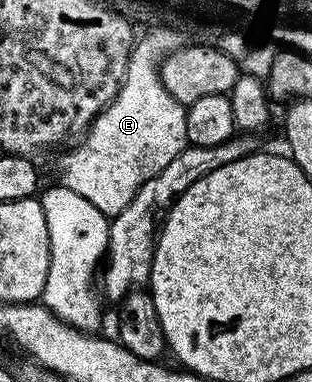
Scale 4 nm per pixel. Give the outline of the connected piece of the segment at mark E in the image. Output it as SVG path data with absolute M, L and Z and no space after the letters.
M131 55L127 77L120 83L115 99L91 121L85 137L72 146L76 146L72 151L65 152L63 160L59 163L60 169L63 170L62 186L73 189L73 193L81 193L85 201L97 205L97 209L101 209L101 213L108 217L121 213L133 200L143 180L165 169L188 146L185 129L187 107L177 102L165 89L158 67L151 71L151 62L151 55Z

